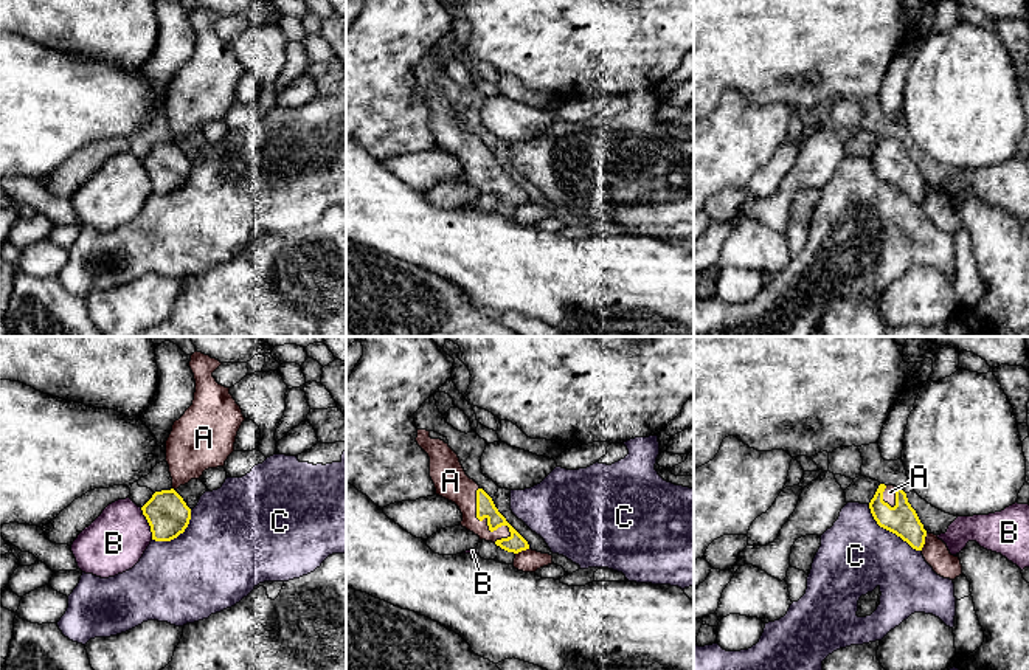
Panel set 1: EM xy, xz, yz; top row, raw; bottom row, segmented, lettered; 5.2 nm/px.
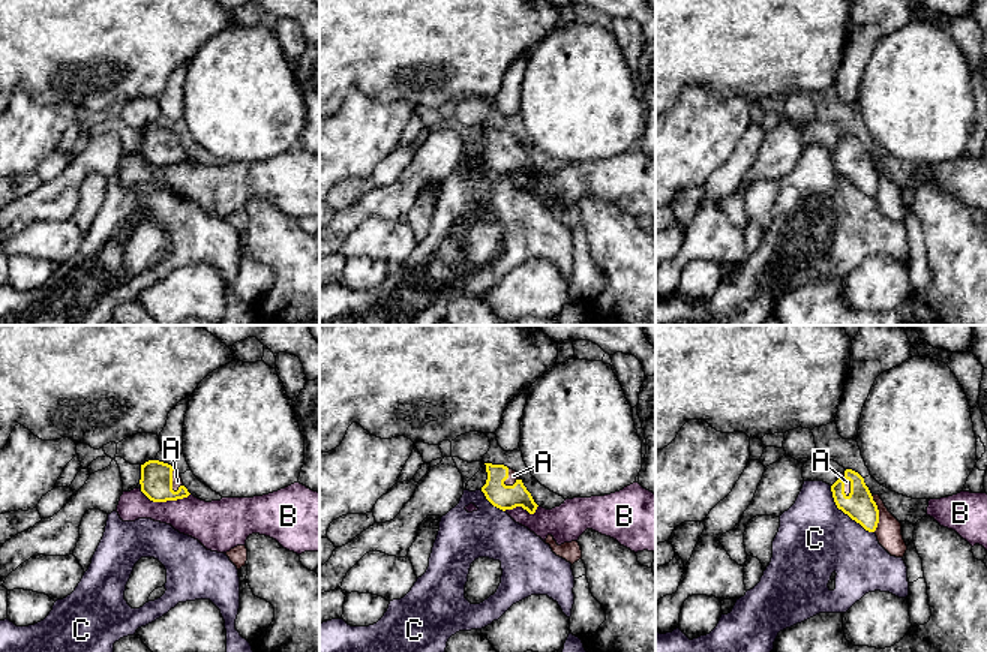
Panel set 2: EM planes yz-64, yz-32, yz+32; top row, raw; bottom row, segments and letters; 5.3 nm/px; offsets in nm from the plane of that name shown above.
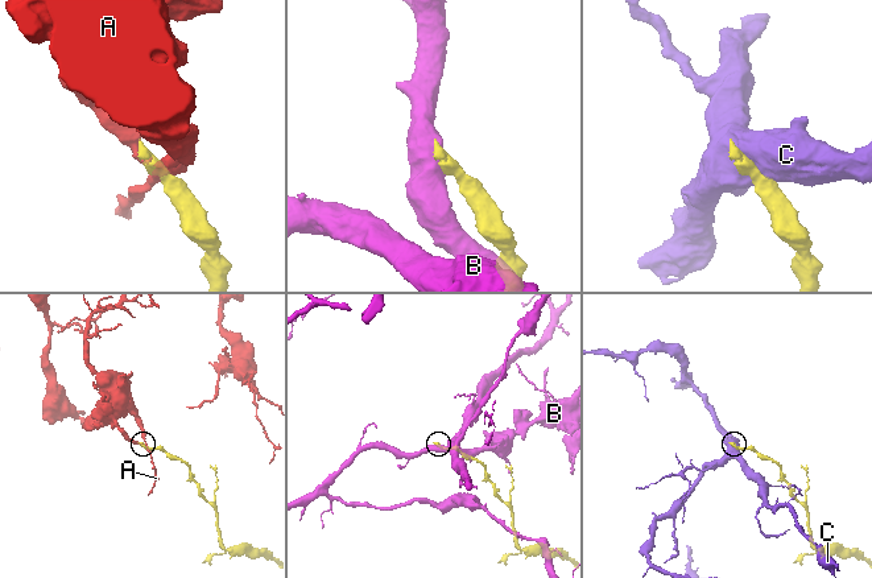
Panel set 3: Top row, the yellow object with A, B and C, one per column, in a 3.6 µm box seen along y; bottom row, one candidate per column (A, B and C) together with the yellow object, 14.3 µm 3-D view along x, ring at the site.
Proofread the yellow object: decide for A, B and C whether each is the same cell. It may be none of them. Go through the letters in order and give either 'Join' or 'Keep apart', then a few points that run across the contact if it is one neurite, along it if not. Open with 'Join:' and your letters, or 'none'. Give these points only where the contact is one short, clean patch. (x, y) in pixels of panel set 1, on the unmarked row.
Join: A
A: Join
B: Keep apart
C: Keep apart

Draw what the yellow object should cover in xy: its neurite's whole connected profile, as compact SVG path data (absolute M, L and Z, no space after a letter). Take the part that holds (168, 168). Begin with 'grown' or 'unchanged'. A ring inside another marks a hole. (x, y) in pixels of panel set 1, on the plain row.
grown; M197 3L191 8L194 53L174 74L166 93L172 141L155 144L141 160L155 194L171 194L189 177L191 161L177 141L191 132L200 132L208 121L223 119L234 104L236 88L245 70L230 40L219 37L213 29L220 17L219 12Z

